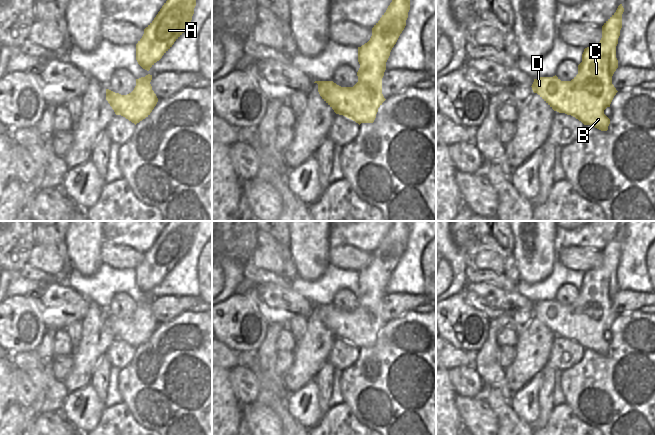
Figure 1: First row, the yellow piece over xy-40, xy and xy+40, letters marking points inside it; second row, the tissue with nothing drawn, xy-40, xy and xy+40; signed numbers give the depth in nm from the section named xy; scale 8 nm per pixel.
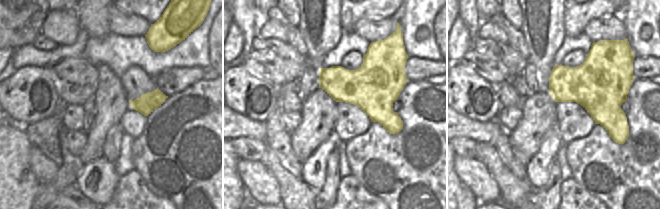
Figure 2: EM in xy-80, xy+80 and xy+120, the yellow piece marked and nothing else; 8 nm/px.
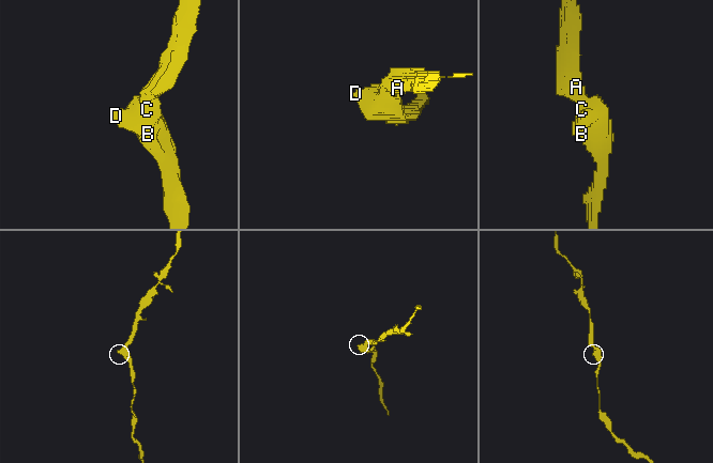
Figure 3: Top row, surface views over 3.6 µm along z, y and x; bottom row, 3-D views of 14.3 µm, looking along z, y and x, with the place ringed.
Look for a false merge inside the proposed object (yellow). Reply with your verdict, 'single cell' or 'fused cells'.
single cell

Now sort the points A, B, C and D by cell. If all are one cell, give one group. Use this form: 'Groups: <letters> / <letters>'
Groups: A B C D.

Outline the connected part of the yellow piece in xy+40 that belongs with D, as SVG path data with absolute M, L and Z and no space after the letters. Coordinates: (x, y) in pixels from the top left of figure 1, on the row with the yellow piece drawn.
M620 4L616 12L602 26L602 38L599 43L584 49L582 62L578 65L578 74L571 81L561 81L553 77L534 79L532 90L537 93L554 111L571 115L584 125L591 125L601 131L607 131L610 119L604 110L618 92L612 84L612 76L618 68L616 46L622 28L624 8Z

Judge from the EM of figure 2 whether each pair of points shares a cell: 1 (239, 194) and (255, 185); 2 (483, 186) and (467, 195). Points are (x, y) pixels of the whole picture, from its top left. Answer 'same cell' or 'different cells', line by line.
1: different cells
2: different cells

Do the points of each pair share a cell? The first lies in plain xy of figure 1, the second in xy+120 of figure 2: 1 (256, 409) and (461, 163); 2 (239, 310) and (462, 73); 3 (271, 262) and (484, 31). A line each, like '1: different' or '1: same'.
1: same
2: same
3: same

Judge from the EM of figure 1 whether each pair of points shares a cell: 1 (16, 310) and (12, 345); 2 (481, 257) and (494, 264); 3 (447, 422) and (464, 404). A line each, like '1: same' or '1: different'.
1: same
2: same
3: different

